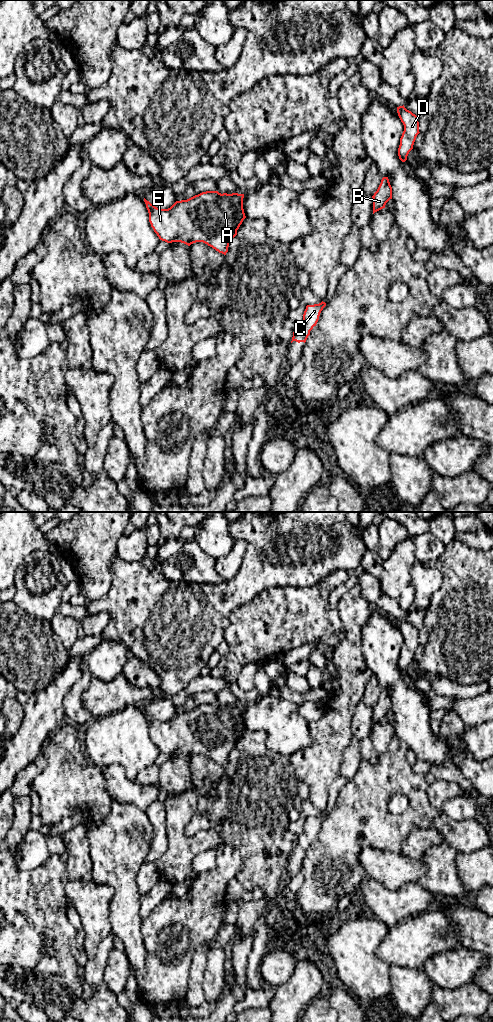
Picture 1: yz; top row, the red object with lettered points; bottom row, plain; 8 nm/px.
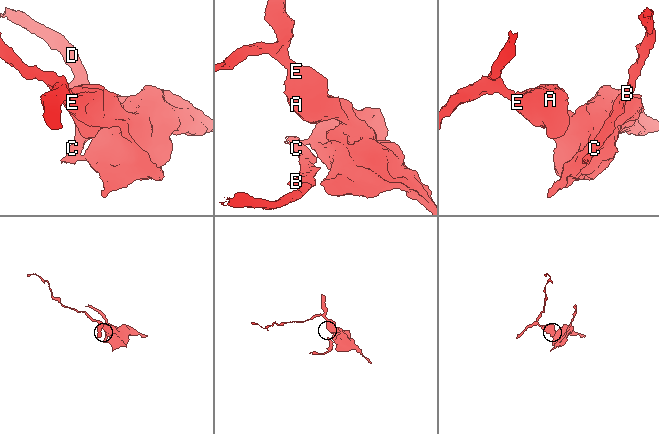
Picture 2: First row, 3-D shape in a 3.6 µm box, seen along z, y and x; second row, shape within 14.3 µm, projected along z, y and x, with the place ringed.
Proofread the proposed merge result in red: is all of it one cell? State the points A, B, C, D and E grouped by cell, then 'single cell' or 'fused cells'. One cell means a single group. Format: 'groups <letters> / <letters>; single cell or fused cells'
groups A E / B C D; fused cells

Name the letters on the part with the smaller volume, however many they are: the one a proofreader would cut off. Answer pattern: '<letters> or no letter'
B, C, D

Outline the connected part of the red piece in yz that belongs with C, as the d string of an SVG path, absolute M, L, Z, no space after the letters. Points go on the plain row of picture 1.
M321 814L319 816L307 817L303 826L303 836L310 843L316 838L319 828L323 820L326 818L325 814Z

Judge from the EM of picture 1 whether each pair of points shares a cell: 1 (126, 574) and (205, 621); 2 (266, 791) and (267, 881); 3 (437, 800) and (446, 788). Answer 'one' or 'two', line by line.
1: one
2: one
3: one

